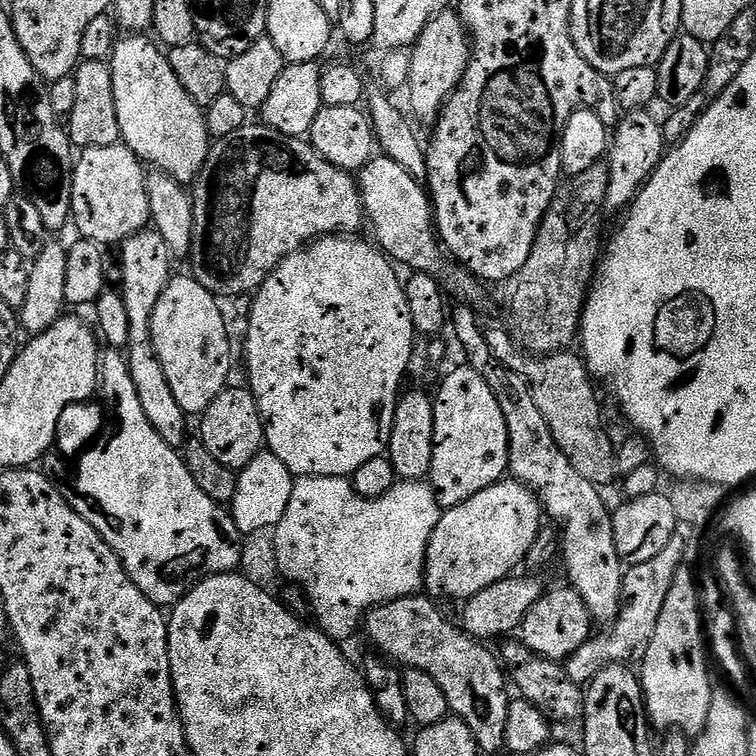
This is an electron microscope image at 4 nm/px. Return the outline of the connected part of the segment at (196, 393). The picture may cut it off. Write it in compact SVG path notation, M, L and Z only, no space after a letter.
M173 275L152 310L152 341L156 357L162 362L166 382L170 382L170 390L185 414L204 413L212 399L224 391L232 372L228 324L215 298L213 289L202 286L195 276Z

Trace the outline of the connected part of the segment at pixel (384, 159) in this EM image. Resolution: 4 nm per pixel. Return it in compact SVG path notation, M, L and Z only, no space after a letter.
M376 154L359 169L358 187L367 223L370 228L372 224L372 232L376 235L375 243L397 265L409 264L409 269L418 272L439 273L446 256L434 229L431 201L425 185L398 162L385 154Z

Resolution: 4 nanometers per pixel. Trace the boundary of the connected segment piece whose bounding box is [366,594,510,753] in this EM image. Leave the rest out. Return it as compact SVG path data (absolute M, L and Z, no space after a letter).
M424 594L397 596L394 600L377 604L367 610L367 620L368 636L381 648L377 649L385 657L391 658L397 665L422 670L438 682L451 715L459 716L462 722L466 722L481 753L496 752L505 747L504 734L510 703L510 696L504 693L506 672L501 661L492 657L491 650L484 648L488 646L469 636L463 627L456 625L455 628L436 609L435 602L427 600Z

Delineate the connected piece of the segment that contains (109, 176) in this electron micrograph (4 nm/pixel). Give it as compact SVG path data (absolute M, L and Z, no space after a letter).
M90 144L75 157L72 165L72 211L71 223L81 237L96 241L101 246L107 244L119 245L121 241L133 232L143 229L149 223L146 168L139 156L135 156L128 145L119 144Z

